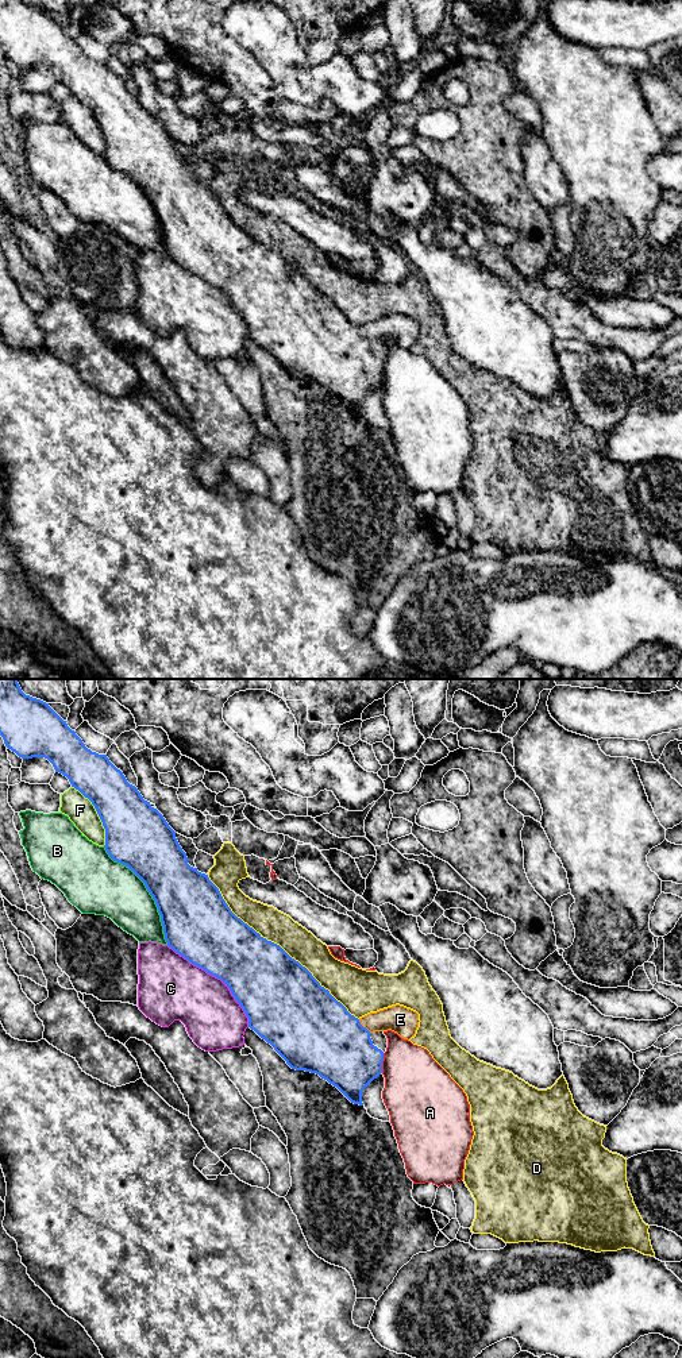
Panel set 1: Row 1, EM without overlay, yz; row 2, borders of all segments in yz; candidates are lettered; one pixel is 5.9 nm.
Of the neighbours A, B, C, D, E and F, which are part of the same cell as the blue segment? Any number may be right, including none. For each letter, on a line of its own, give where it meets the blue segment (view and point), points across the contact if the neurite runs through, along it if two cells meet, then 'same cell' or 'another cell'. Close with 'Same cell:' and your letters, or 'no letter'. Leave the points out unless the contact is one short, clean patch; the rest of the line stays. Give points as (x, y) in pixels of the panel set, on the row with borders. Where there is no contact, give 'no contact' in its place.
A: yz (381, 1063) | another cell
B: yz (149, 891) | another cell
C: yz (216, 976) | another cell
D: yz (278, 945) | another cell
E: yz (362, 1026) | across yz (322, 1037), (350, 1037), (362, 1026), (384, 1019), (400, 1019) | same cell
F: yz (97, 813) | another cell
Same cell: E

